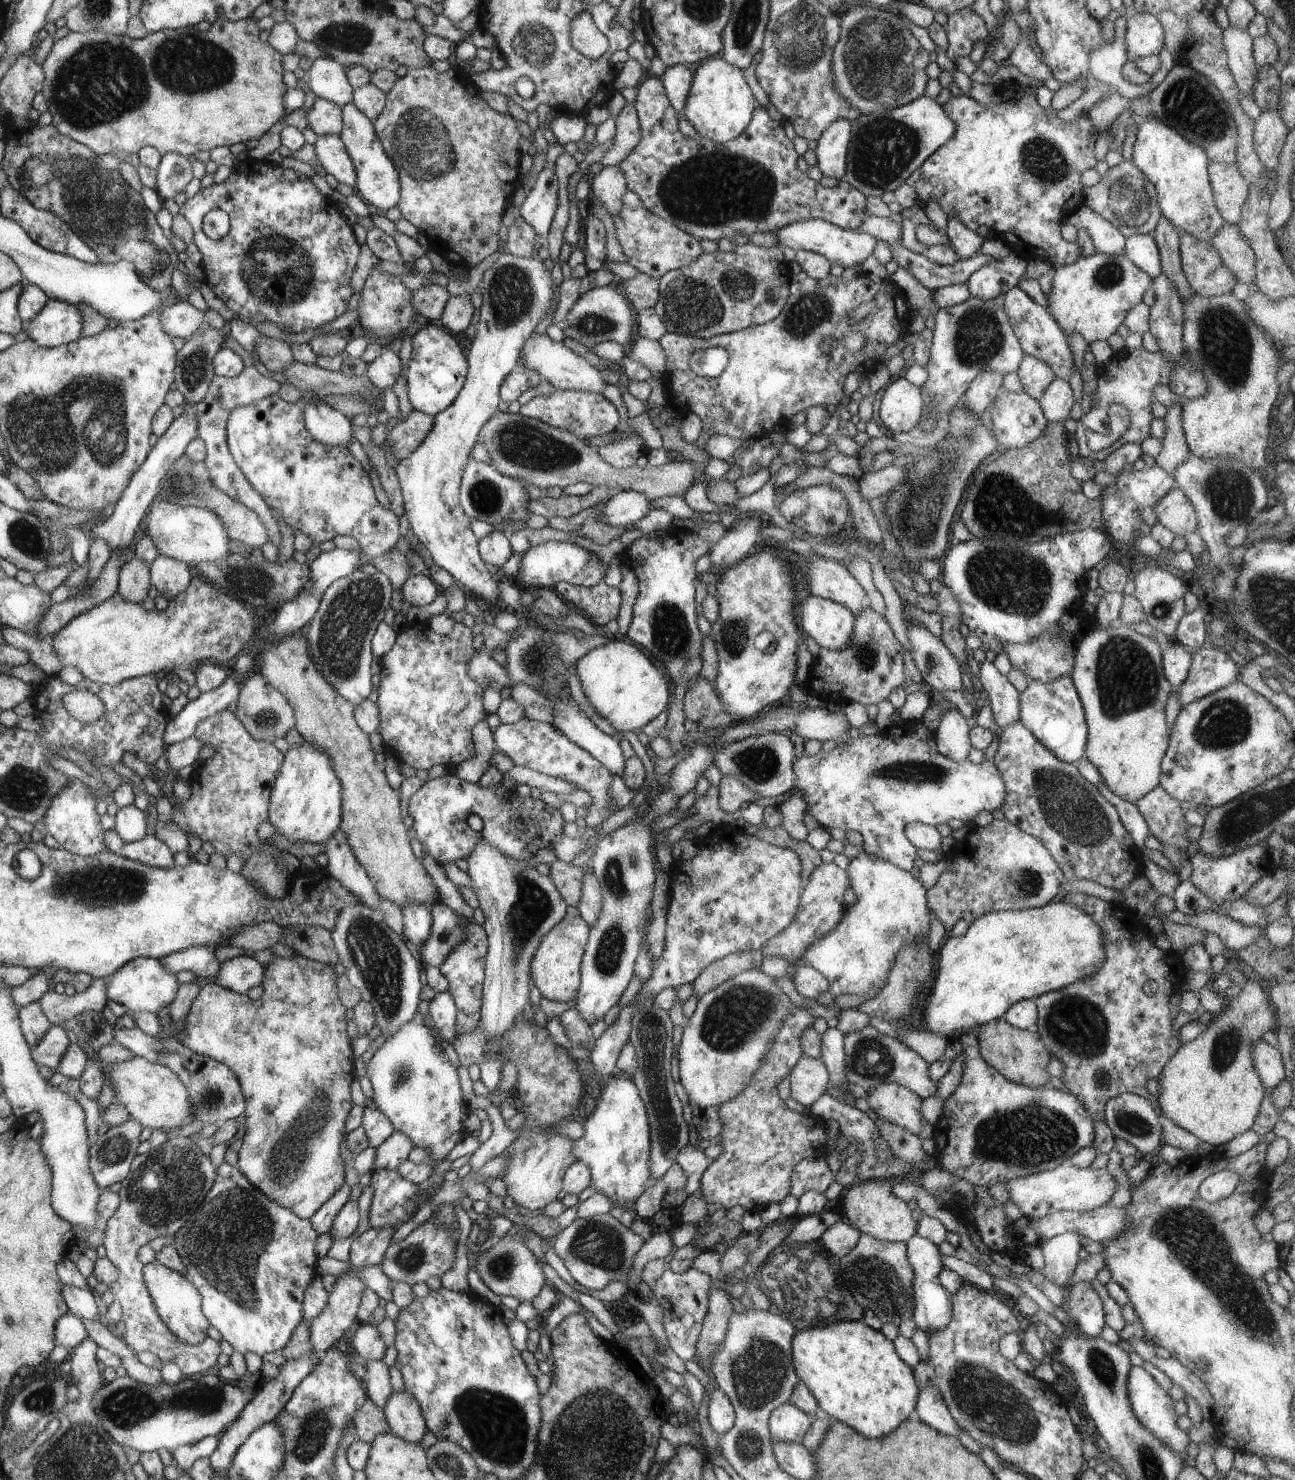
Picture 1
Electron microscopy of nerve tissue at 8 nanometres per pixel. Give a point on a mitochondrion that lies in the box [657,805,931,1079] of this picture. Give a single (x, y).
(740, 1014)

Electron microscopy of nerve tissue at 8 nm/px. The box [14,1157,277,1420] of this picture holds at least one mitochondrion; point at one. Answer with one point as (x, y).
(224, 1248)

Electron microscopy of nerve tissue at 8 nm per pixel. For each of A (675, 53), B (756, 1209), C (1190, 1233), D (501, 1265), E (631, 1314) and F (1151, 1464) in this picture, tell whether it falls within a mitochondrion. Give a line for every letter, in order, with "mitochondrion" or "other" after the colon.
A: other
B: other
C: mitochondrion
D: mitochondrion
E: other
F: mitochondrion

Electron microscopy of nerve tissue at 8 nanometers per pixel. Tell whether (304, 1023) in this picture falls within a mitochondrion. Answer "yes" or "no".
no

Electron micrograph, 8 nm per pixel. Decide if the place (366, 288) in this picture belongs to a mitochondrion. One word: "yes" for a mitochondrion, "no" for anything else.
no

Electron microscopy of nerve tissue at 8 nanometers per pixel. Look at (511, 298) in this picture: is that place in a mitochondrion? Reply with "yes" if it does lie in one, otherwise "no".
yes

